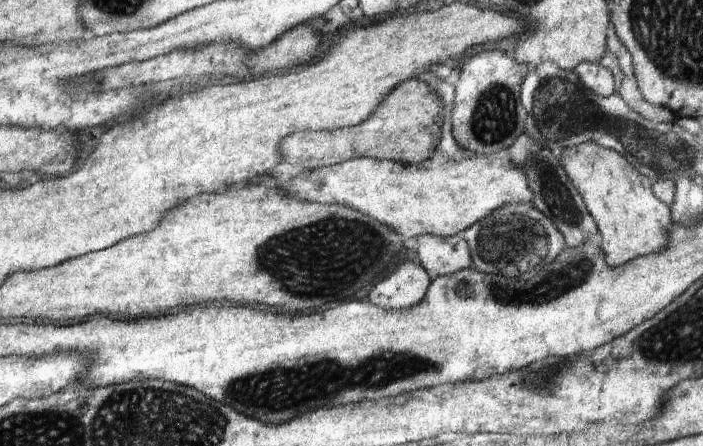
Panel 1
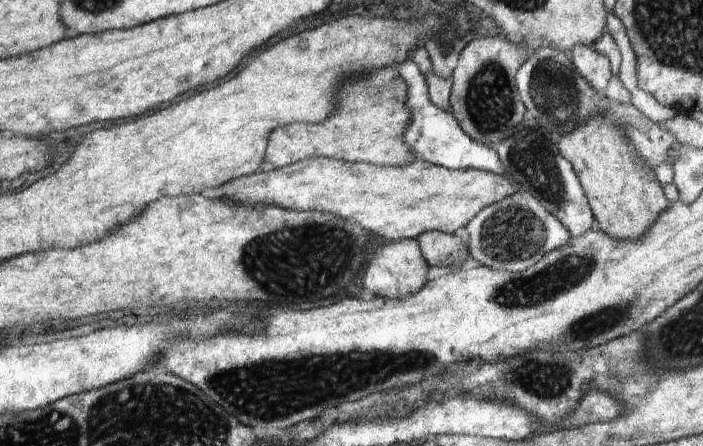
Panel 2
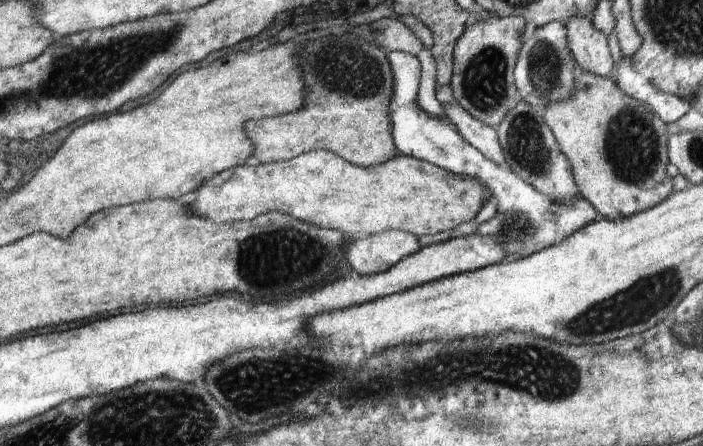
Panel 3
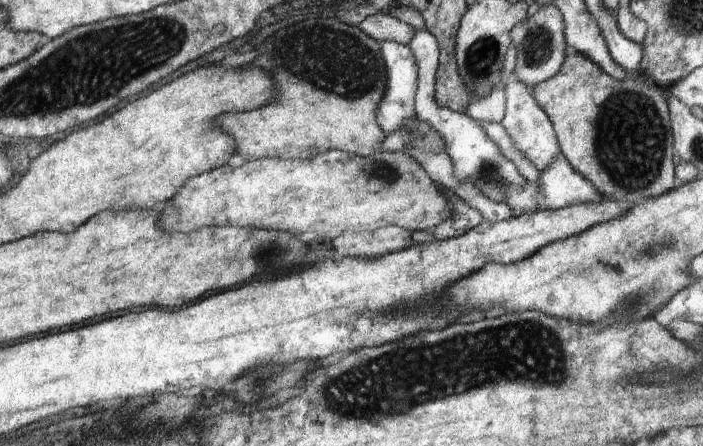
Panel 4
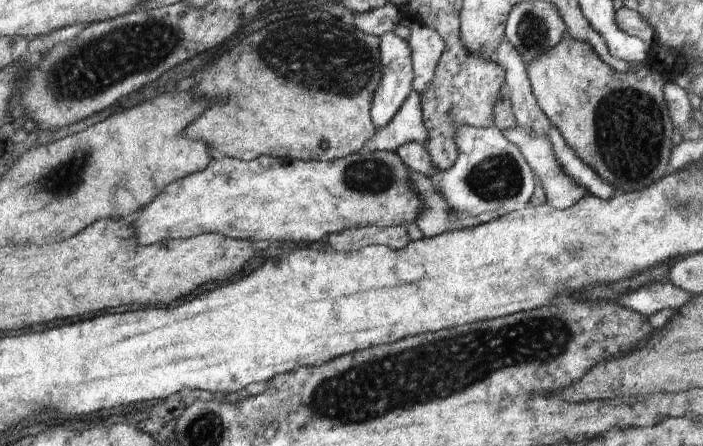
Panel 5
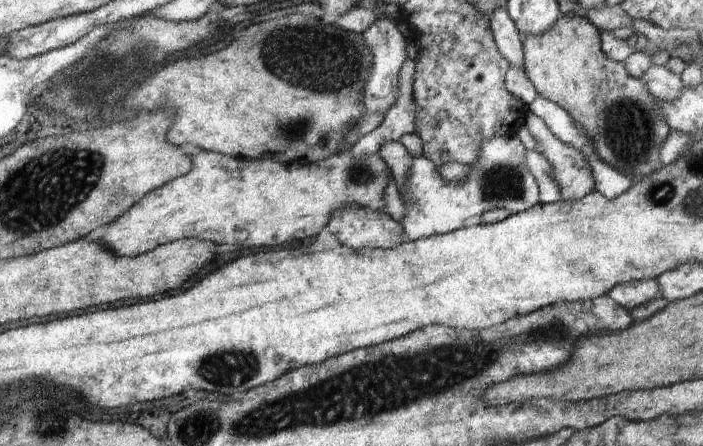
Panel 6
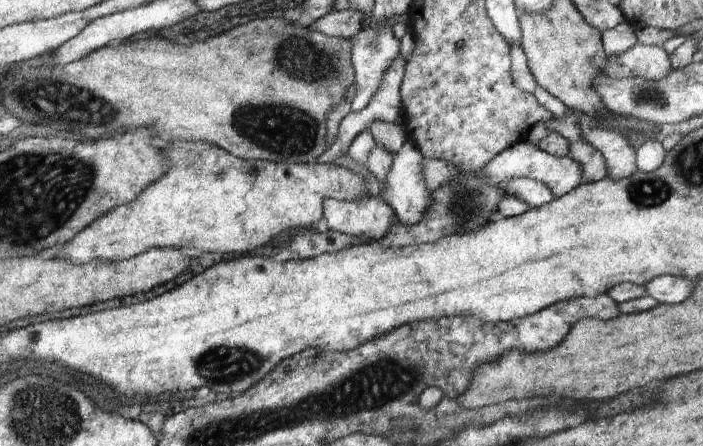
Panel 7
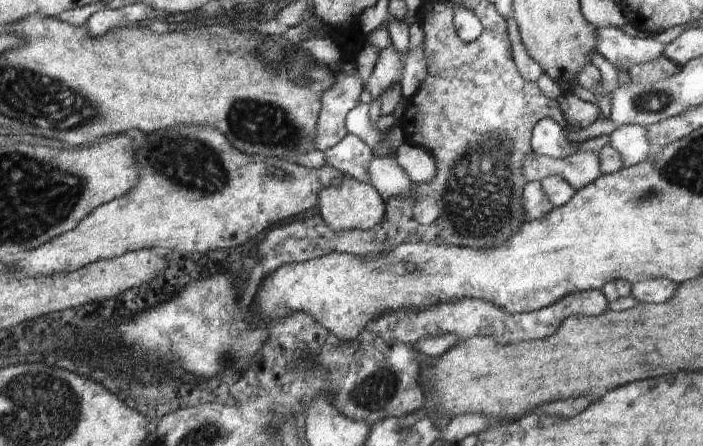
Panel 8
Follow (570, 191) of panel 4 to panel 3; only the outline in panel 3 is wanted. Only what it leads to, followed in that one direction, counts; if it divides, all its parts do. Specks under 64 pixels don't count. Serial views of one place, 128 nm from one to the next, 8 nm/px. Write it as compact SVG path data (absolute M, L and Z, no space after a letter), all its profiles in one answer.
M385 51L390 62L394 90L390 102L390 124L392 124L392 138L402 155L414 157L437 167L446 169L453 174L464 174L482 180L497 200L496 216L490 220L477 224L476 234L480 236L494 236L496 242L504 248L506 262L528 258L532 254L544 250L549 246L564 242L568 236L588 225L592 220L600 218L598 212L584 198L576 198L574 204L558 204L550 200L542 192L538 192L528 182L520 180L514 172L504 166L496 165L476 150L449 120L434 118L424 112L418 104L418 89L421 79L419 60L398 51Z

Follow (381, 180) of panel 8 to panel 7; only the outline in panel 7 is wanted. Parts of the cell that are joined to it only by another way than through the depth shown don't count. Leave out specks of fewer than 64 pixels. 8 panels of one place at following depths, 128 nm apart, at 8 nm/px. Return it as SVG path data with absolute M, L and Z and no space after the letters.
M409 144L403 146L394 157L392 168L388 171L386 182L384 182L382 194L384 194L386 202L393 208L398 220L406 226L416 226L424 218L428 206L432 204L431 191L428 190L428 186L422 178L422 160L424 160L424 156L416 146Z

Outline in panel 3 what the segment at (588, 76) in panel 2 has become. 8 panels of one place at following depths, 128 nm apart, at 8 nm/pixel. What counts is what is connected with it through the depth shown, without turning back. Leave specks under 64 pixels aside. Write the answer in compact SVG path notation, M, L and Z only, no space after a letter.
M572 16L566 22L568 48L583 71L599 77L609 77L614 60L606 36L592 26L589 18Z

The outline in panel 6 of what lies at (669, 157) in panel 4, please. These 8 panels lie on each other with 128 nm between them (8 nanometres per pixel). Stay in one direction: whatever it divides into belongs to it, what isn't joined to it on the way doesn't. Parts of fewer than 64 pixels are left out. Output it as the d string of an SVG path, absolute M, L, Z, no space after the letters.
M578 14L560 15L540 36L526 36L523 42L524 72L537 94L564 108L596 144L602 162L638 182L658 170L660 146L670 128L656 108L648 86L632 78L624 63L612 62L602 52L598 29Z

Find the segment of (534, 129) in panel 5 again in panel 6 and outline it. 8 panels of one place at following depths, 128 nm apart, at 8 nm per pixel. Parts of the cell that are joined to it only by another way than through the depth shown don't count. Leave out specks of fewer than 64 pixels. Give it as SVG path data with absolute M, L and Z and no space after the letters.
M496 8L489 21L496 48L508 60L509 68L524 68L523 42L506 8Z

